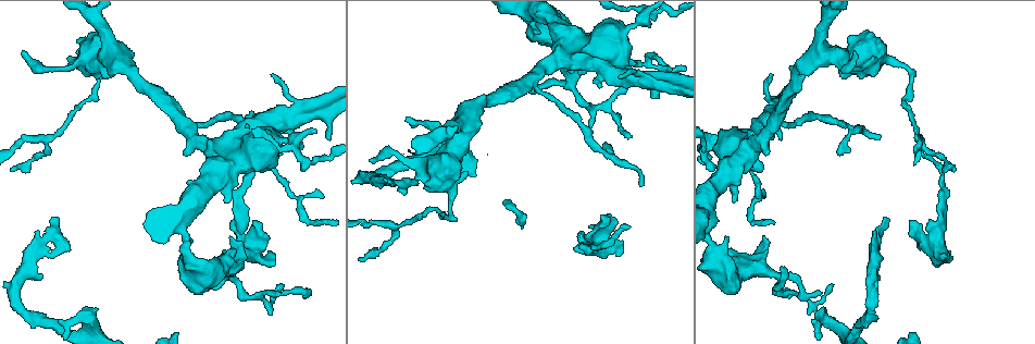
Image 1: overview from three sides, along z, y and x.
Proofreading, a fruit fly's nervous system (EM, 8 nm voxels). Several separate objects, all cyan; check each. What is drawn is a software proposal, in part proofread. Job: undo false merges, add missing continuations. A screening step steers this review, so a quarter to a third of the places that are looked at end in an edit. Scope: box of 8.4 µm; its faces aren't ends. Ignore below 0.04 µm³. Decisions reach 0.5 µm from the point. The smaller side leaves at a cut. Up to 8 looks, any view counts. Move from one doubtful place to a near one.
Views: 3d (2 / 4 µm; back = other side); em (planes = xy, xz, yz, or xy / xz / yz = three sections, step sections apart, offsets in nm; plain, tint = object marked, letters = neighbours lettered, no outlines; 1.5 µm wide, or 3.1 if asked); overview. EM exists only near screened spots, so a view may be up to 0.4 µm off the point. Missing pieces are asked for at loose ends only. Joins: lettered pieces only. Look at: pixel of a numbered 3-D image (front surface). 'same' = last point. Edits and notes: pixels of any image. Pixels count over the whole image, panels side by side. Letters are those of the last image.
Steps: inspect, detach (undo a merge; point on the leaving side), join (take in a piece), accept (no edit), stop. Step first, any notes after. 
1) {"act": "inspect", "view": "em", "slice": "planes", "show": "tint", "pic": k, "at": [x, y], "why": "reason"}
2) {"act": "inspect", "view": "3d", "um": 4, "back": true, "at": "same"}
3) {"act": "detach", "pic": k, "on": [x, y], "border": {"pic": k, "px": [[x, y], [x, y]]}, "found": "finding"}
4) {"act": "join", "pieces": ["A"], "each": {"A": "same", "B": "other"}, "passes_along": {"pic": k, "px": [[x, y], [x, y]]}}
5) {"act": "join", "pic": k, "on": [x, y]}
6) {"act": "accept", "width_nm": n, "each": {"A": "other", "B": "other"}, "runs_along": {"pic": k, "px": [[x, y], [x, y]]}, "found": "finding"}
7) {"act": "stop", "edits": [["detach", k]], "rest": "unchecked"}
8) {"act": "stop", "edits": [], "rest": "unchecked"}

{"act": "inspect", "view": "em", "slice": "planes", "show": "letters", "pic": 1, "at": [230, 236], "why": "branch stops here"}

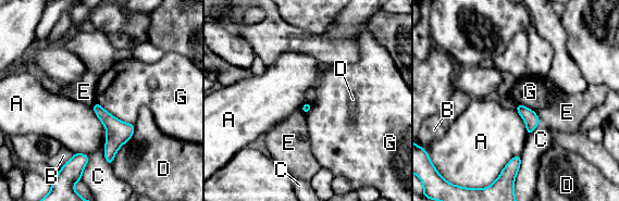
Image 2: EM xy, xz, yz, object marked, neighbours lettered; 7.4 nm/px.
{"act": "accept", "each": {"A": "other", "B": "other", "C": "other", "D": "other", "E": "other", "G": "other"}, "border": {"pic": 2, "px": [[96, 101], [114, 116], [134, 124]]}, "found": "no lettered piece goes on from it"}

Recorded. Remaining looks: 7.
{"act": "inspect", "view": "em", "slice": "yz", "step": 8, "show": "tint", "pic": 1, "at": [790, 295], "why": "tapers out"}

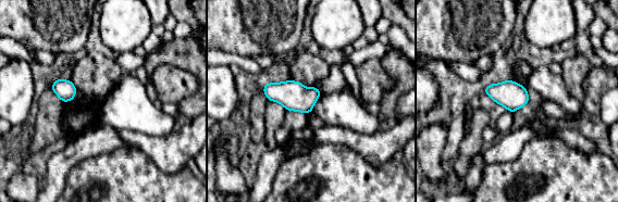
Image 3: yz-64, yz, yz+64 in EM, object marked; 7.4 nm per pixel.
{"act": "inspect", "view": "em", "slice": "planes", "show": "letters", "at": "same", "why": "another direction"}

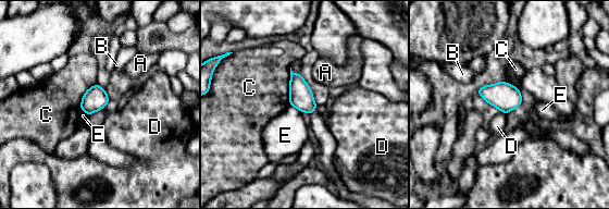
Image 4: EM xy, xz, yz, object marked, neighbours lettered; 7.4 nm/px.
{"act": "accept", "each": {"A": "other", "B": "other", "C": "other", "D": "other", "E": "other"}, "found": "none of them fits"}

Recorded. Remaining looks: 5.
{"act": "inspect", "view": "3d", "um": 4, "pic": 1, "at": [530, 78], "why": "two arms in line, one across"}

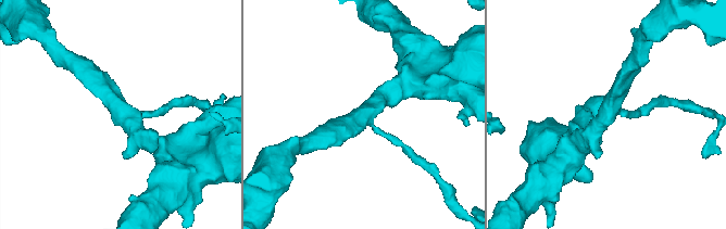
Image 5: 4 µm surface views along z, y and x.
{"act": "inspect", "view": "em", "slice": "yz", "step": 4, "show": "letters", "pic": 5, "at": [365, 111], "arms": 3}

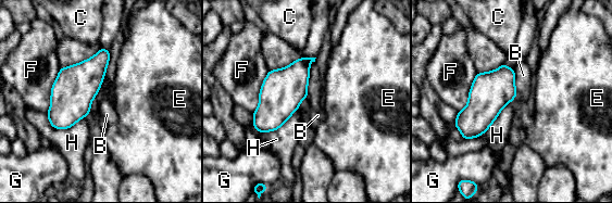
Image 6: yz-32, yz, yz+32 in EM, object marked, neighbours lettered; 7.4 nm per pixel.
{"act": "accept", "width_nm": 300, "longest_contact_nm": ["H", 360], "each": {"B": "other", "C": "other", "E": "other", "F": "other", "G": "other", "H": "other"}, "found": "continuous, no second cell"}

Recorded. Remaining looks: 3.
{"act": "stop", "edits": [], "rest": "unchecked"}

